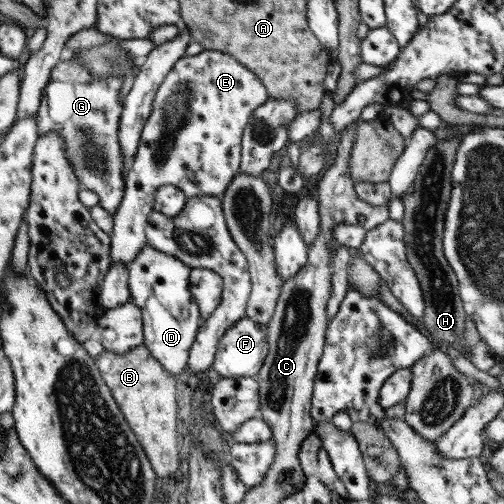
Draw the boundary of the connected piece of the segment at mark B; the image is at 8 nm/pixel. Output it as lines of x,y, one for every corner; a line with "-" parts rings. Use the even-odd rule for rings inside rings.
142,344
128,352
115,353
104,348
94,359
96,368
111,390
114,400
123,412
126,422
144,446
156,476
166,478
178,470
178,444
176,443
176,376
164,370

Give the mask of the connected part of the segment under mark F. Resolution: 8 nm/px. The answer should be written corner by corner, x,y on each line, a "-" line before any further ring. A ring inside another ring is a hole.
243,316
218,341
214,370
224,378
255,377
268,355
267,325

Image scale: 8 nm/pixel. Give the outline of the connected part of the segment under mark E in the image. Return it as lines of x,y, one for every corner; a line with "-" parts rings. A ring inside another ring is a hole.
204,50
198,55
188,56
183,55
178,62
169,70
169,73
164,77
160,83
159,89
155,94
153,100
153,109
150,116
147,118
143,126
139,145
136,154
132,158
132,162
125,172
125,195
122,202
113,215
113,230
110,235
110,260
112,264
130,264
134,258
140,253
140,250
146,246
146,236
144,228
146,228
149,214
153,211
153,204
155,199
156,190
164,185
172,185
179,188
188,198
199,197
200,195
216,195
222,196
223,192
228,188
230,182
235,177
235,174
240,172
241,165
241,138
248,124
248,119
252,116
252,111
256,110
257,106
263,105
268,99
267,88
264,83
253,73
252,70
241,65
233,56
226,53
221,53
217,50

